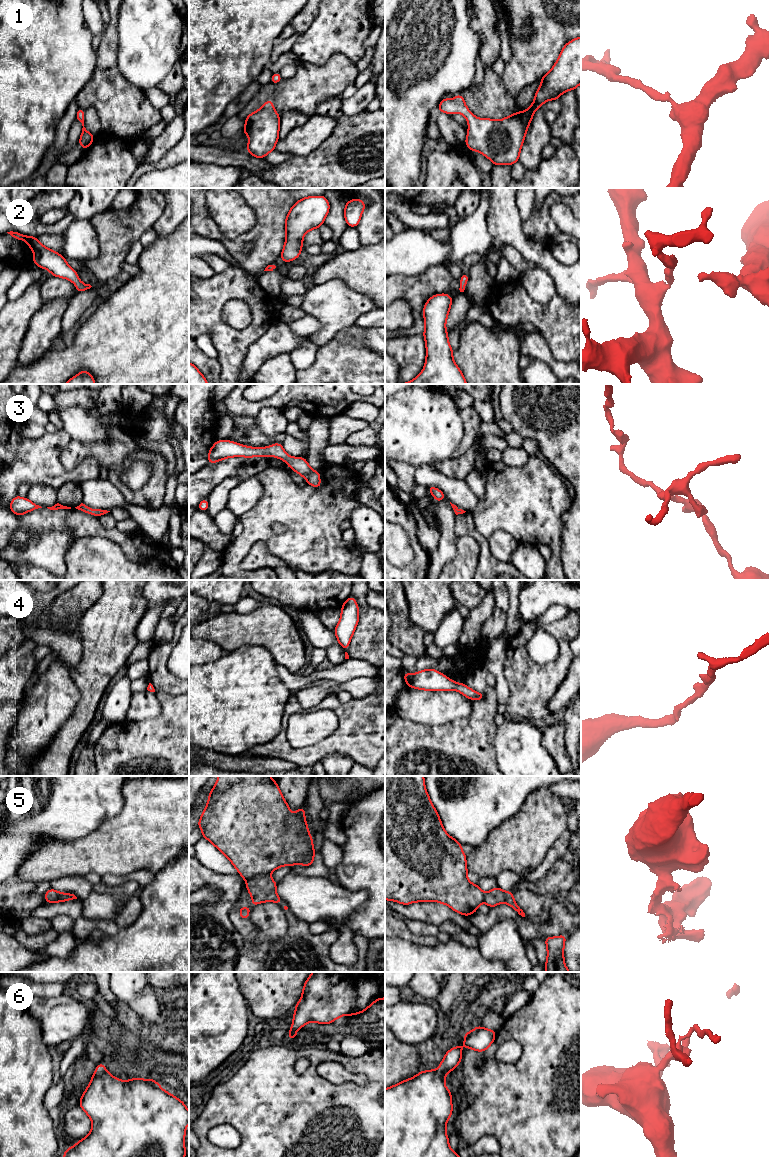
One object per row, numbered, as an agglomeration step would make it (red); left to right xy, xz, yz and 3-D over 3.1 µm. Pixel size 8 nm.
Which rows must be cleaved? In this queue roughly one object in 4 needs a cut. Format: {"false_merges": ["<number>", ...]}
{"false_merges": ["5"]}

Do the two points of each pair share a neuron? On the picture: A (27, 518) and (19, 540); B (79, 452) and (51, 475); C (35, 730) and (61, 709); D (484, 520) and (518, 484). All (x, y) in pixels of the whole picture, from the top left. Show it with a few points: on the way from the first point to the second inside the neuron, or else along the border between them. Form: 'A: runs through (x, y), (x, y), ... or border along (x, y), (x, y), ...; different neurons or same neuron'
A: border along (21, 524), (27, 527); different neurons
B: border along (85, 456), (70, 469), (67, 469), (59, 460); different neurons
C: runs through (41, 726), (55, 712); same neuron
D: runs through (493, 511), (511, 493); same neuron

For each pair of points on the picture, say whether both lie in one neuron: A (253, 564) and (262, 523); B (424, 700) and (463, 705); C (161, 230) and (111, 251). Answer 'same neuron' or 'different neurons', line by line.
A: different neurons
B: same neuron
C: different neurons

